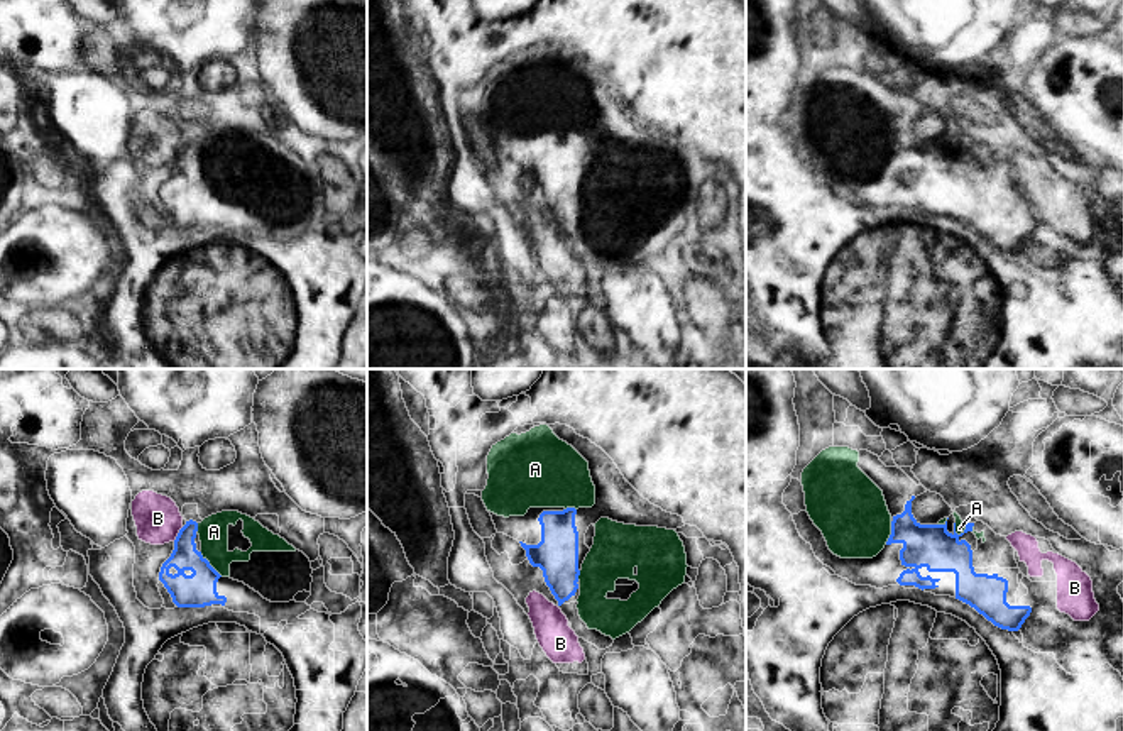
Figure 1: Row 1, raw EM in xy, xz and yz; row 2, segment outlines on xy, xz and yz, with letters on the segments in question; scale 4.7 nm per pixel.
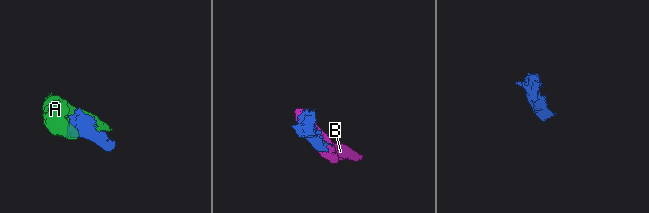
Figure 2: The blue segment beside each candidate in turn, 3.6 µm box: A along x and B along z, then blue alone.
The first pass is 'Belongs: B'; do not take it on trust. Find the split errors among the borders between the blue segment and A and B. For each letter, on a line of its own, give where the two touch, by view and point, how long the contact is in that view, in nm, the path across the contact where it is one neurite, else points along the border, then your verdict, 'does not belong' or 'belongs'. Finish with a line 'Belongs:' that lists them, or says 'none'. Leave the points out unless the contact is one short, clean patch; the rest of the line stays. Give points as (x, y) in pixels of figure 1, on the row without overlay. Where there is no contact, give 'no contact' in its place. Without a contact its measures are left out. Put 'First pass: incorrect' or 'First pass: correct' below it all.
A: xy (208, 185) | 160 nm | belongs
B: xy (178, 154) | 90 nm | along xy (183, 148), (173, 161) | does not belong
Belongs: A
First pass: incorrect

